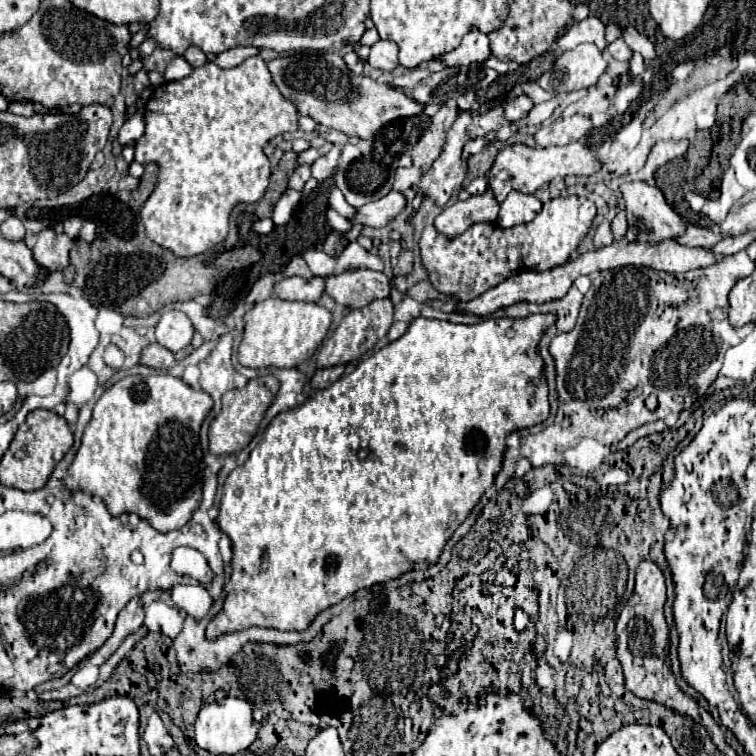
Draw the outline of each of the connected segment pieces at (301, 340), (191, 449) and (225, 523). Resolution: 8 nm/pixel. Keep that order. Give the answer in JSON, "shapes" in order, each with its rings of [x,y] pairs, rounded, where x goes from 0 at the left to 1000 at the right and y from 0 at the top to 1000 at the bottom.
{"shapes":[[[[354,393],[339,401],[323,417],[323,448],[315,459],[315,478],[325,485],[394,485],[399,478],[410,475],[421,456],[434,443],[439,414],[421,401],[402,398],[376,398],[370,393]]],[[[222,493],[159,501],[130,528],[122,554],[111,567],[108,589],[85,631],[87,644],[93,649],[111,649],[132,657],[148,681],[180,679],[212,705],[243,697],[262,673],[262,665],[267,663],[270,639],[265,626],[272,615],[270,610],[265,610],[267,594],[262,573],[278,541],[280,525],[275,520],[249,512],[241,501]]],[[[709,414],[690,422],[640,422],[630,430],[601,430],[595,425],[553,419],[542,427],[540,438],[529,448],[519,451],[516,456],[481,475],[463,496],[447,501],[442,509],[429,516],[419,517],[405,533],[365,549],[349,570],[347,583],[333,594],[328,610],[312,618],[294,644],[288,694],[307,713],[310,721],[304,763],[307,774],[302,776],[294,808],[278,821],[272,840],[288,843],[294,837],[320,835],[328,829],[405,835],[423,808],[450,798],[458,787],[466,787],[468,782],[492,776],[497,771],[526,766],[537,755],[574,747],[603,697],[614,692],[614,687],[622,681],[640,649],[653,639],[656,628],[661,626],[669,578],[677,570],[688,570],[725,554],[725,509],[720,499],[720,478],[712,467],[712,451],[733,425],[735,414]]]]}

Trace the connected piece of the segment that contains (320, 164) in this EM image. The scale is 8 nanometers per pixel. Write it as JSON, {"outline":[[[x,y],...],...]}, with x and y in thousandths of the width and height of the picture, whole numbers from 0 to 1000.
{"outline":[[[439,194],[437,202],[426,205],[423,210],[418,210],[413,216],[413,234],[418,234],[421,239],[434,237],[442,229],[442,224],[444,224],[447,210],[450,210],[450,194]]]}

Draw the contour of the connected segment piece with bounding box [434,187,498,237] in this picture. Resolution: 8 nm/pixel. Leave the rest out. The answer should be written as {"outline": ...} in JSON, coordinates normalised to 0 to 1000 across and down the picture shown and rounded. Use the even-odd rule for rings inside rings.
{"outline":[[[651,250],[640,258],[624,258],[619,266],[603,266],[601,271],[585,276],[585,282],[574,290],[574,300],[579,308],[590,313],[603,313],[614,308],[627,295],[653,295],[659,287],[659,269],[653,263]]]}

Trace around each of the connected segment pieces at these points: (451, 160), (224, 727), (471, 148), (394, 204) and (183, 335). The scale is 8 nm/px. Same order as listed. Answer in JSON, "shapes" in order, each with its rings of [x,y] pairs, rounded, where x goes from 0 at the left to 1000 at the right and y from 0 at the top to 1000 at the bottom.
{"shapes":[[[[606,147],[603,160],[606,160],[606,173],[593,173],[585,202],[550,245],[553,255],[571,263],[574,271],[579,274],[587,274],[593,269],[598,255],[614,242],[619,231],[616,213],[611,210],[611,197],[614,197],[614,189],[622,184],[619,181],[622,149]]],[[[299,922],[294,930],[278,930],[267,935],[259,951],[259,983],[286,999],[312,999],[328,991],[340,975],[345,958],[336,952],[333,935],[325,925]]],[[[643,181],[622,184],[622,187],[616,189],[616,197],[614,197],[614,208],[622,208],[622,205],[627,205],[627,202],[638,200],[638,197],[640,197],[640,194],[646,194],[646,192],[648,192],[648,187],[646,187]]],[[[516,253],[500,266],[484,269],[481,274],[471,276],[471,287],[463,290],[466,295],[479,295],[487,300],[511,300],[532,276],[537,274],[537,258],[532,253]]],[[[220,411],[206,430],[206,451],[225,462],[228,467],[235,467],[246,456],[251,456],[257,443],[254,425],[241,411]]]]}

